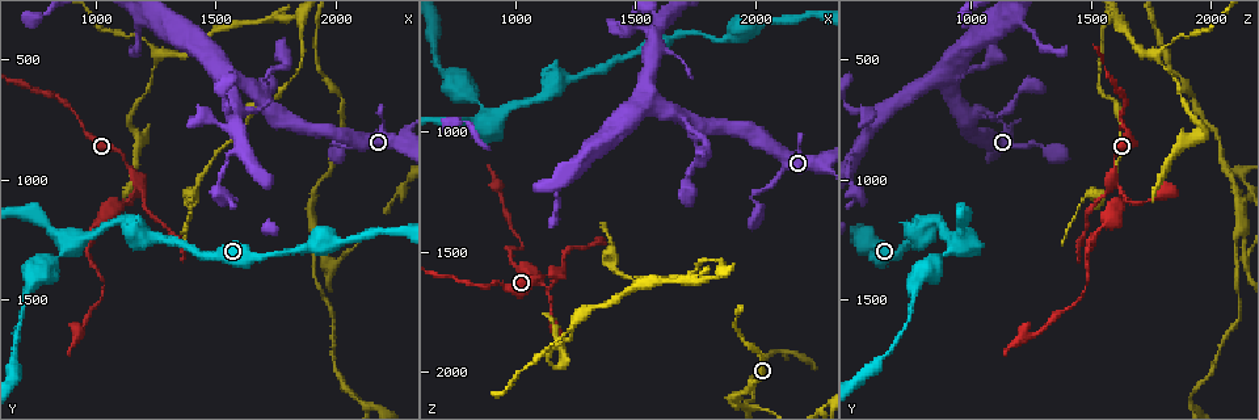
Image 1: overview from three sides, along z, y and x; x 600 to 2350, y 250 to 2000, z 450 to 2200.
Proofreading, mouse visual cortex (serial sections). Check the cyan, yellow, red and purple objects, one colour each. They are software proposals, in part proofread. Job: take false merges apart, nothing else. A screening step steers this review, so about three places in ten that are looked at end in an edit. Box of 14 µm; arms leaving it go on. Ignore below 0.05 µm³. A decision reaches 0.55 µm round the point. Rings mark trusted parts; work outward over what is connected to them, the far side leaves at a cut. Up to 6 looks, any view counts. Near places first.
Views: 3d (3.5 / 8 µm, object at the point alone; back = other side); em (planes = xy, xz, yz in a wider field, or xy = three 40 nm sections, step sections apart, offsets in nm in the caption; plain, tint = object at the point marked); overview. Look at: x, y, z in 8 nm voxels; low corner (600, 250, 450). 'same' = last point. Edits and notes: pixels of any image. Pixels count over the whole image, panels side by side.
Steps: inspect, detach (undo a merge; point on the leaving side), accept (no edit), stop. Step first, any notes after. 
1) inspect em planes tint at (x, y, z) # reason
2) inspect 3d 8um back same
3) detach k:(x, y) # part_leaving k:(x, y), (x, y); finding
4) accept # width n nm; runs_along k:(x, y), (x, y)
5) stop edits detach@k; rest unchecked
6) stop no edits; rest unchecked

inspect 3d 3.5um at (1900, 1220, 2120) # a fork

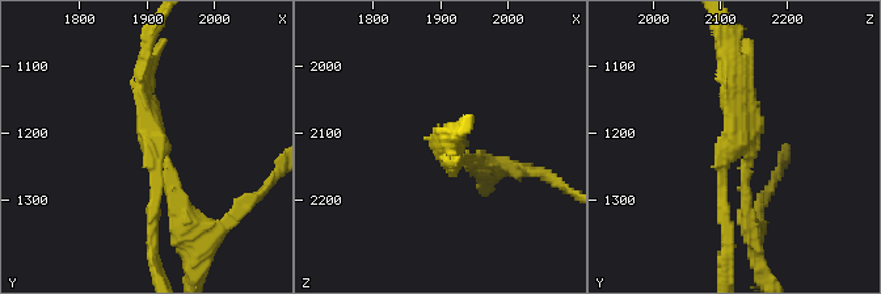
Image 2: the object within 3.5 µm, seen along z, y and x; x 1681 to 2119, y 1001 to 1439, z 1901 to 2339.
inspect em planes tint at (1910, 1210, 2125) # arms 3; arm_widths 150, 150, 150 nm; need the tissue

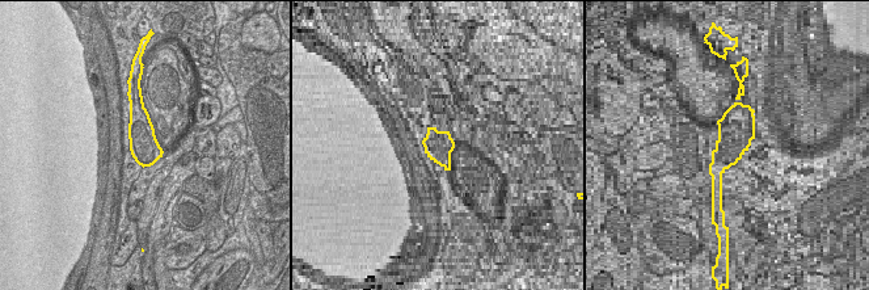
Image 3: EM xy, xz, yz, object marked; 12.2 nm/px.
detach 2:(745, 200) # part_leaving 2:(749, 154), (745, 218), (759, 267); a second cell is stuck on

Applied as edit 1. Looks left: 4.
inspect 3d 8um at (1160, 1000, 1590) # abrupt turn

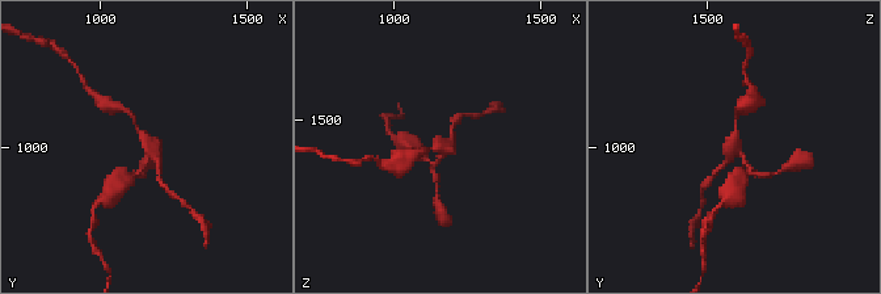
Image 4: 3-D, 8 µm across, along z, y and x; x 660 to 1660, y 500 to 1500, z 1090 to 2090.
inspect em xy step 2 tint at (1170, 990, 1590) # arms 3; arm_widths 100, 150, 150 nm; now the EM

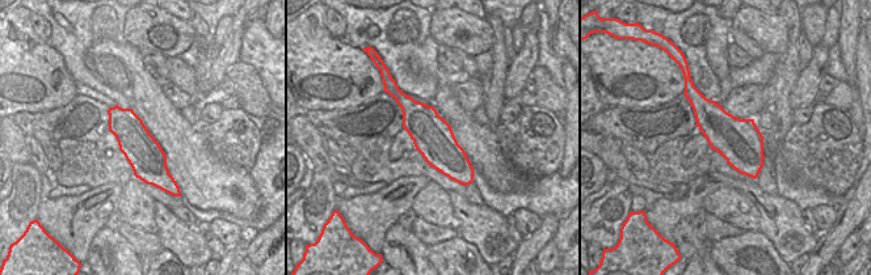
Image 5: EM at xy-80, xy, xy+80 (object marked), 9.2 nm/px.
detach 4:(140, 173) # part_leaving 4:(148, 158), (137, 176), (116, 189); two cells meet here

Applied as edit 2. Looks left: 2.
inspect em xy step 5 tint at (1230, 1230, 790) # arms part here

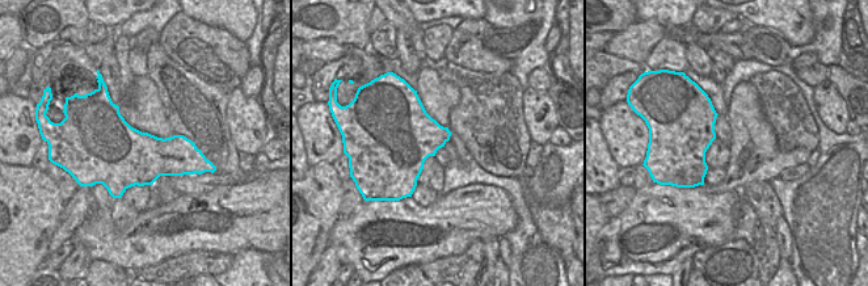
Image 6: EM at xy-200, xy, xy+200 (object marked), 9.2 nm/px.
inspect 3d 3.5um same

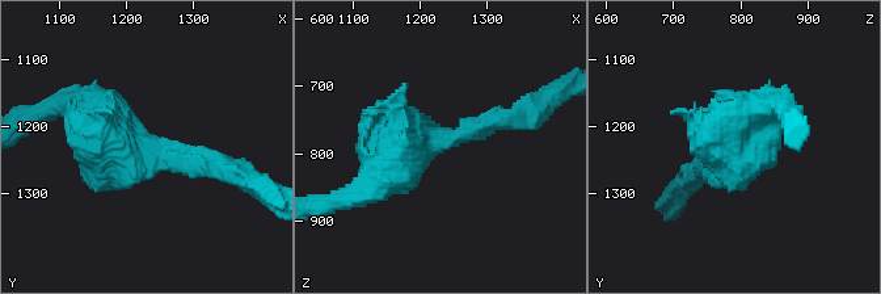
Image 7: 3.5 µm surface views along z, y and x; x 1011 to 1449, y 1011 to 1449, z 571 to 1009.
accept # width 480 nm; runs_along 7:(490, 121), (409, 142), (358, 192); continuous, no second cell

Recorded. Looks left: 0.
stop edits detach@2, detach@4; rest unchecked

